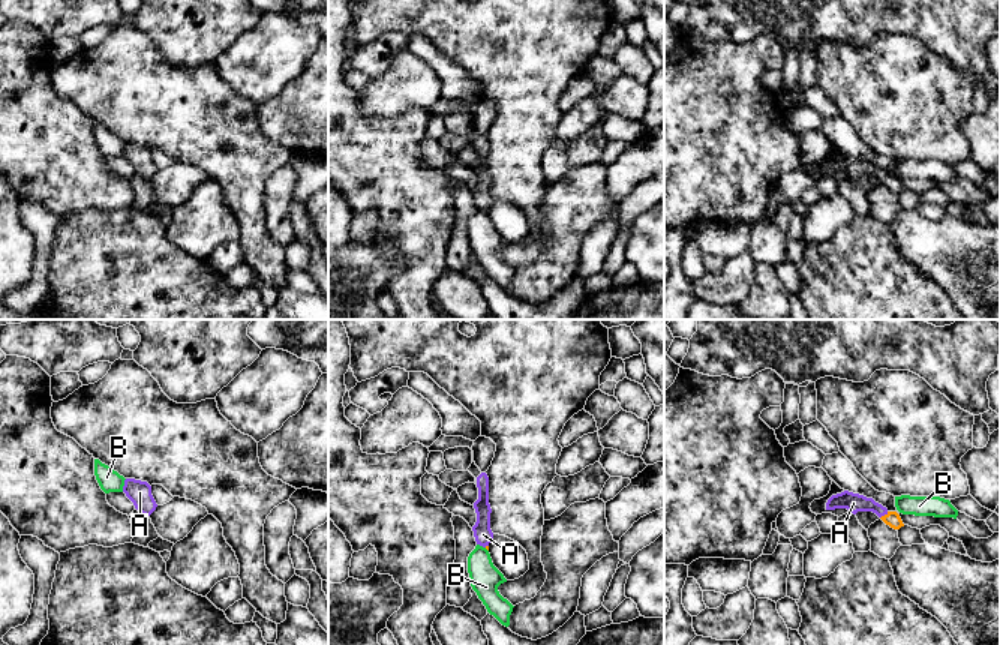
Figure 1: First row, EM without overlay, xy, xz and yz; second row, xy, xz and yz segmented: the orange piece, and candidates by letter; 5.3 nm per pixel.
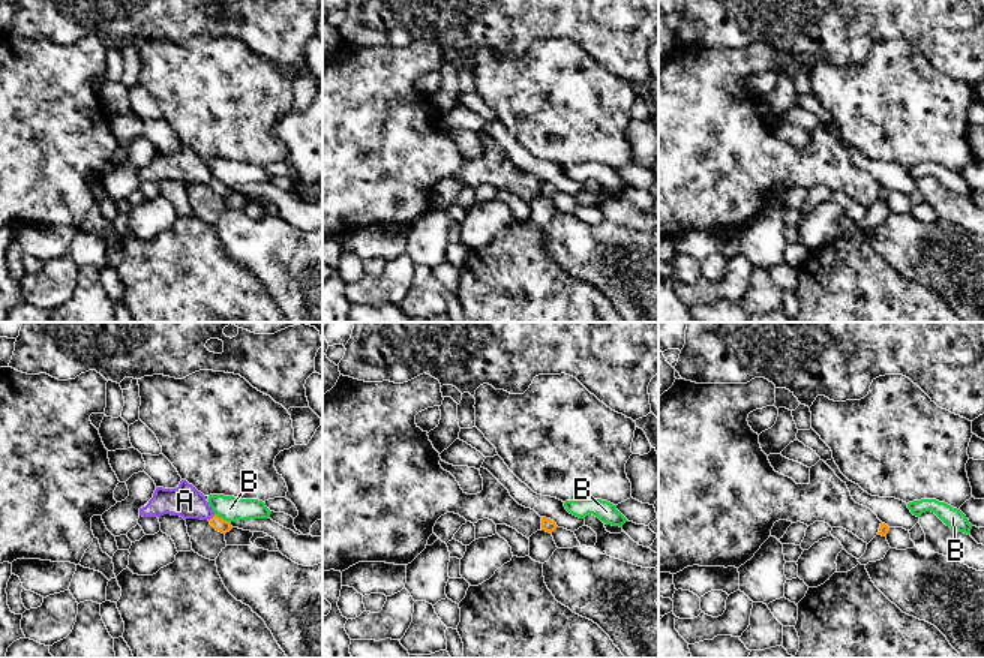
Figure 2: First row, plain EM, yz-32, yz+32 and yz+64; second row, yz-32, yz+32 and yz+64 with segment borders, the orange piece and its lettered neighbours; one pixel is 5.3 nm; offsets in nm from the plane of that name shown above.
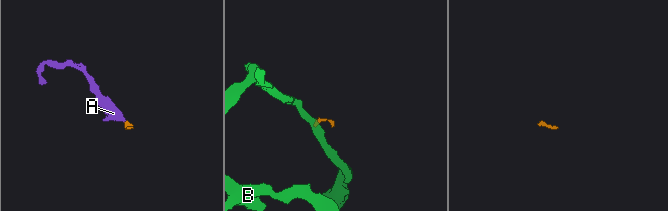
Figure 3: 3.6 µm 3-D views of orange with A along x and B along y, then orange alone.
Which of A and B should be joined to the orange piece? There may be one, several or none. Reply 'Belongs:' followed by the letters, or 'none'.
Belongs: A

